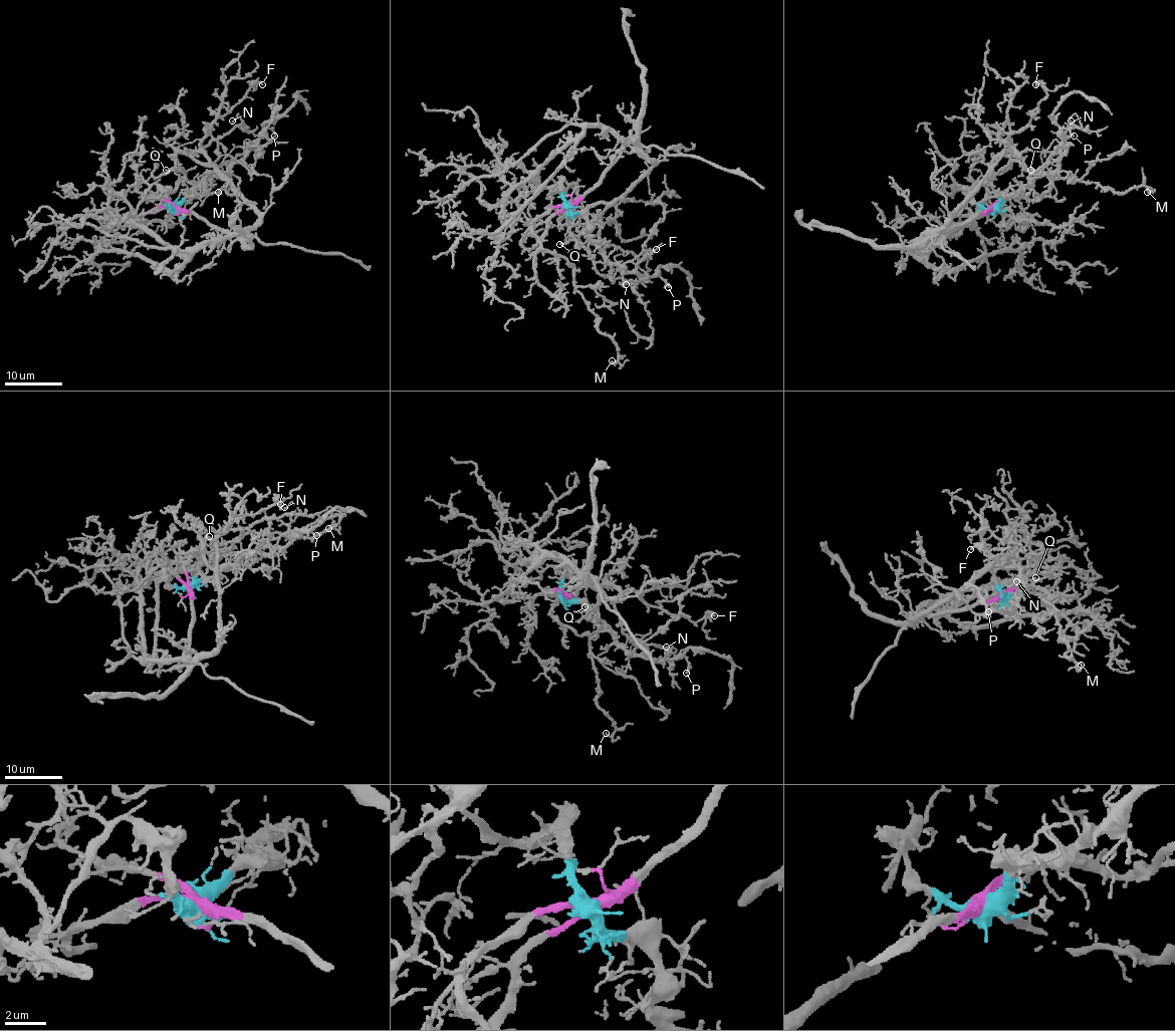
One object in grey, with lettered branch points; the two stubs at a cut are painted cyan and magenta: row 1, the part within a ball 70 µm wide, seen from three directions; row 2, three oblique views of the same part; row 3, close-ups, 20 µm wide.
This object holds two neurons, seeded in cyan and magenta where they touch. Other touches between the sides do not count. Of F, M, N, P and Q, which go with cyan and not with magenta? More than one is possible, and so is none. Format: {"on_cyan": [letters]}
{"on_cyan": ["P"]}

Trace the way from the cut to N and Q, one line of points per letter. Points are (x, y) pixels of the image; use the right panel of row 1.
N: (991, 209), (935, 234), (1006, 152), (1054, 152), (1070, 125), (1081, 125), (1075, 114), (1071, 121)
Q: (991, 209), (978, 211), (966, 222), (935, 234), (1001, 153), (1030, 171)

